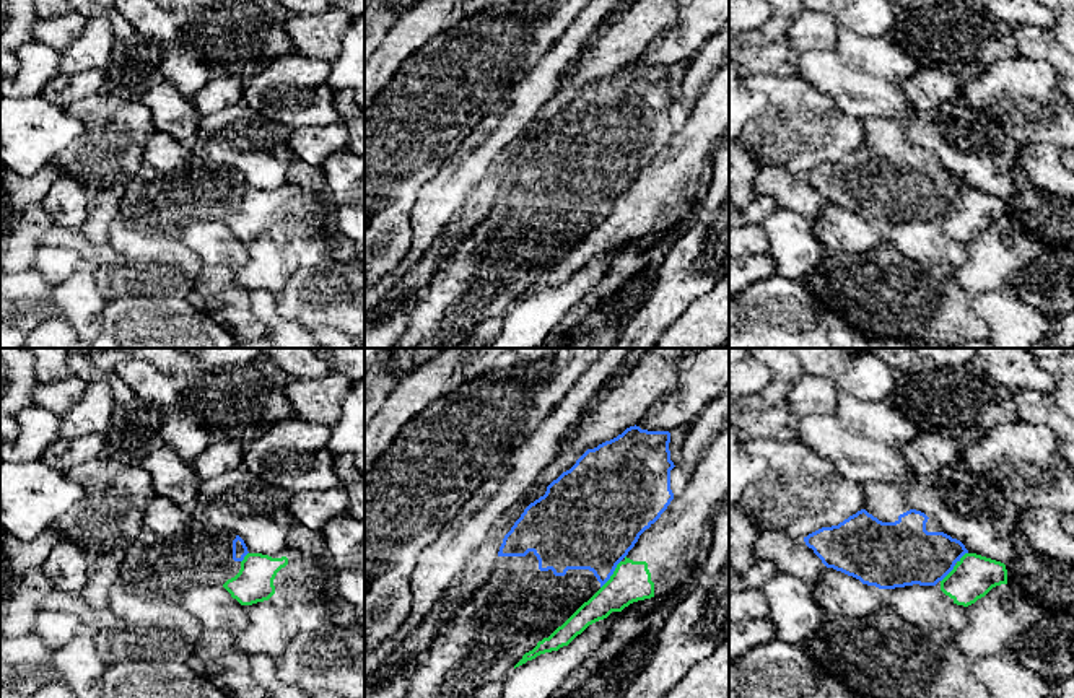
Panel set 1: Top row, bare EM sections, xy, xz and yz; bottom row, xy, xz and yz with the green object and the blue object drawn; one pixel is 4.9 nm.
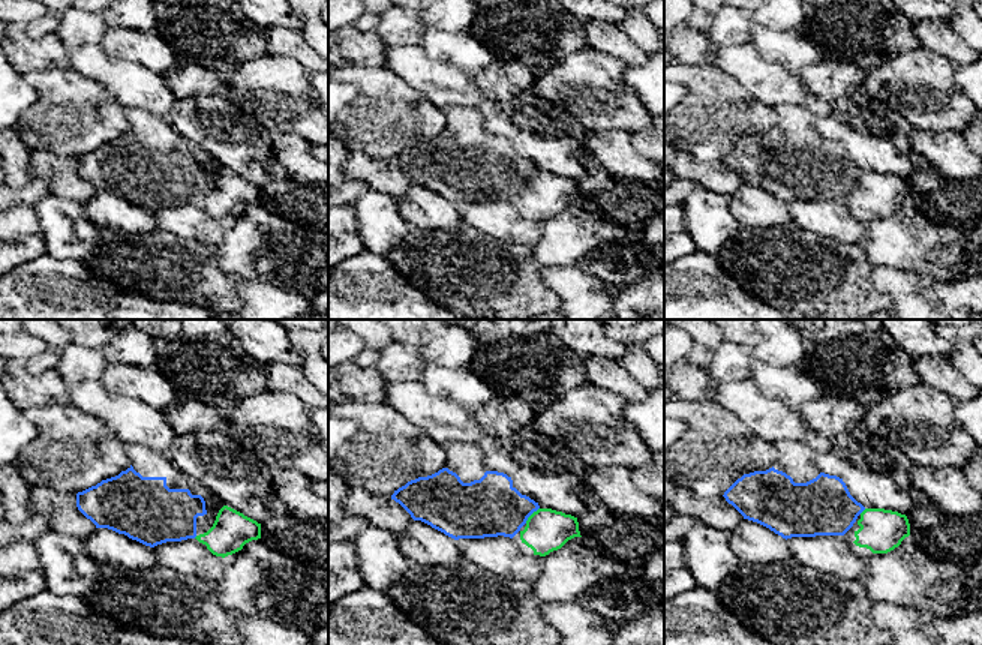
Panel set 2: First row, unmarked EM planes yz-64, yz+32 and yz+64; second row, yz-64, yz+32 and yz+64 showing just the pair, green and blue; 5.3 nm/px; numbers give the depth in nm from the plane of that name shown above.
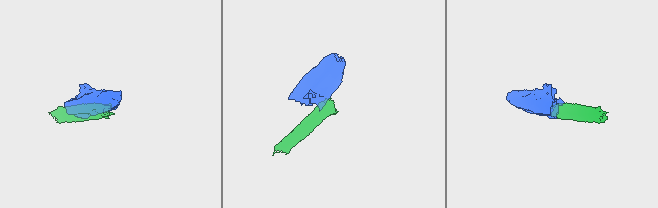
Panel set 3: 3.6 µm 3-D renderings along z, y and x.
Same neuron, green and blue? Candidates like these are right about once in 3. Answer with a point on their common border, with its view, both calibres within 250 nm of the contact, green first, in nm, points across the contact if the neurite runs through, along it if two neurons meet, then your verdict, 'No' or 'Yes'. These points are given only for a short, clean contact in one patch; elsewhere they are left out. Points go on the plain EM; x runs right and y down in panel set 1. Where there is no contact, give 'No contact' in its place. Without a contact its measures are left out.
Touches green at xz (612, 210). Thickness 190 nm (green) against 420 nm. Boundary: xz (620, 196), (601, 223). No

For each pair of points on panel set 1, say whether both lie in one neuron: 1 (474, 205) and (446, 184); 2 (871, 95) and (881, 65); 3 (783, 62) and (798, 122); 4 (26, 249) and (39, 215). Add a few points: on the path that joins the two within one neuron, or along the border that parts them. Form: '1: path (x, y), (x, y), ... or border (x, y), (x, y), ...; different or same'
1: border (488, 168), (484, 179), (443, 230); different
2: border (842, 62), (897, 80); different
3: border (749, 74), (798, 75); different
4: path (26, 241), (26, 233), (33, 223); same

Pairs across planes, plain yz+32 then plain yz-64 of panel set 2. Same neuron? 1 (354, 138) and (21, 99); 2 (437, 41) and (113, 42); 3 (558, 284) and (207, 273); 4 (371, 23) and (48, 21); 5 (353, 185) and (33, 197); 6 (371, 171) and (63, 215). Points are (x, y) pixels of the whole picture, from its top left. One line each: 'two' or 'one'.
1: two
2: one
3: two
4: one
5: one
6: two

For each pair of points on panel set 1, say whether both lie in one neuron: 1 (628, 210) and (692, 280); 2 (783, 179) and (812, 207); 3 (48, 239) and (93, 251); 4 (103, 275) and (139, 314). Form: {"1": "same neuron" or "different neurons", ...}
{"1": "different neurons", "2": "same neuron", "3": "same neuron", "4": "different neurons"}

